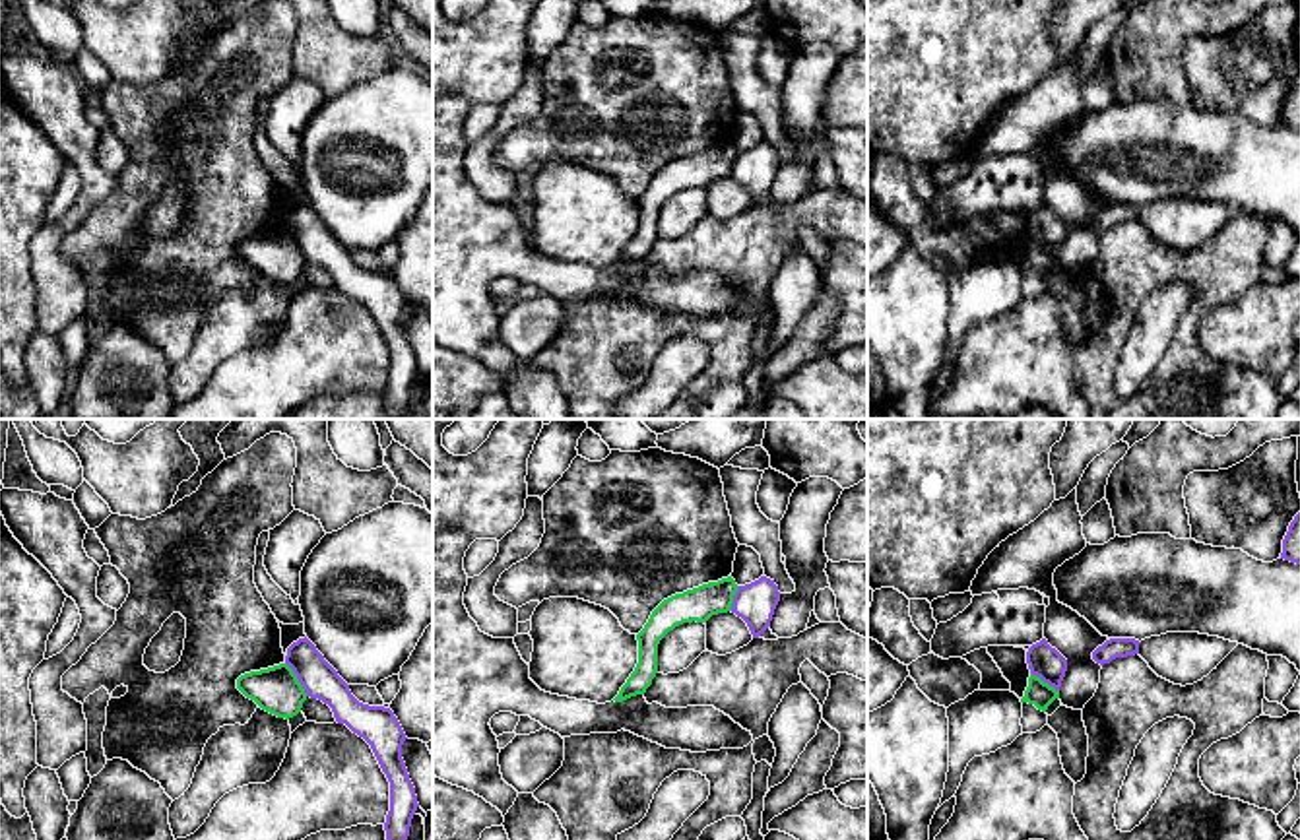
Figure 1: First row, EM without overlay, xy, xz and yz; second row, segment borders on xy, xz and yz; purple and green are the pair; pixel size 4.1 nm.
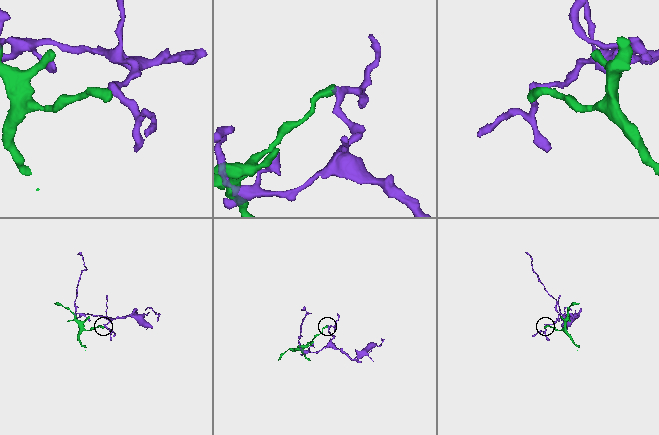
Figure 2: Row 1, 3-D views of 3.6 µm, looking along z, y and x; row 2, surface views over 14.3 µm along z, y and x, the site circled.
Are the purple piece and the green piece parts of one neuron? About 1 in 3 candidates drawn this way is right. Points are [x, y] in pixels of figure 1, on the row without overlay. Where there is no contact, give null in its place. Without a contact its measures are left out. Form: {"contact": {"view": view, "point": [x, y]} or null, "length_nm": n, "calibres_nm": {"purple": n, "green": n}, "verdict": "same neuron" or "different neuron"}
{"contact": {"view": "xy", "point": [297, 243]}, "length_nm": 170, "calibres_nm": {"purple": 150, "green": 190}, "verdict": "different neuron"}

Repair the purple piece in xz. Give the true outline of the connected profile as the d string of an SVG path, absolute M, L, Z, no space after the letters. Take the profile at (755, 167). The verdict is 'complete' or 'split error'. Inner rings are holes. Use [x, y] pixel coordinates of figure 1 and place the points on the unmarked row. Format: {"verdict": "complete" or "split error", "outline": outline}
{"verdict": "complete", "outline": "M761 142L759 145L737 153L731 178L747 188L753 204L759 204L770 192L778 167L780 157L774 145Z"}

